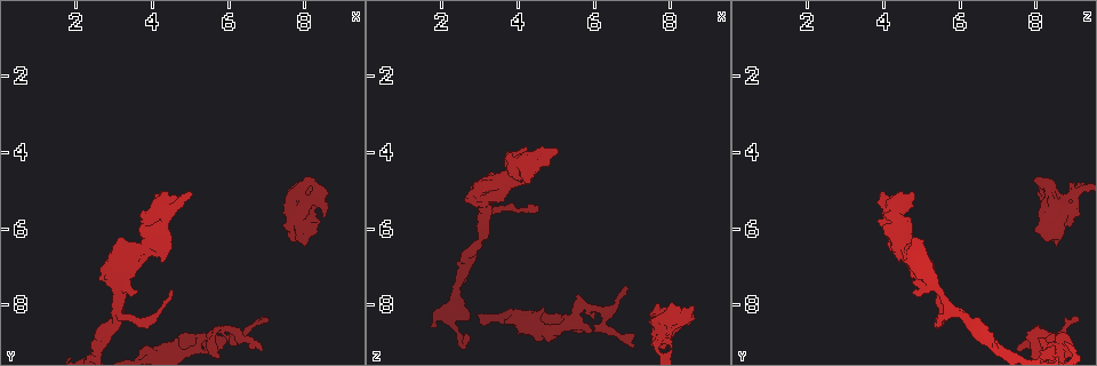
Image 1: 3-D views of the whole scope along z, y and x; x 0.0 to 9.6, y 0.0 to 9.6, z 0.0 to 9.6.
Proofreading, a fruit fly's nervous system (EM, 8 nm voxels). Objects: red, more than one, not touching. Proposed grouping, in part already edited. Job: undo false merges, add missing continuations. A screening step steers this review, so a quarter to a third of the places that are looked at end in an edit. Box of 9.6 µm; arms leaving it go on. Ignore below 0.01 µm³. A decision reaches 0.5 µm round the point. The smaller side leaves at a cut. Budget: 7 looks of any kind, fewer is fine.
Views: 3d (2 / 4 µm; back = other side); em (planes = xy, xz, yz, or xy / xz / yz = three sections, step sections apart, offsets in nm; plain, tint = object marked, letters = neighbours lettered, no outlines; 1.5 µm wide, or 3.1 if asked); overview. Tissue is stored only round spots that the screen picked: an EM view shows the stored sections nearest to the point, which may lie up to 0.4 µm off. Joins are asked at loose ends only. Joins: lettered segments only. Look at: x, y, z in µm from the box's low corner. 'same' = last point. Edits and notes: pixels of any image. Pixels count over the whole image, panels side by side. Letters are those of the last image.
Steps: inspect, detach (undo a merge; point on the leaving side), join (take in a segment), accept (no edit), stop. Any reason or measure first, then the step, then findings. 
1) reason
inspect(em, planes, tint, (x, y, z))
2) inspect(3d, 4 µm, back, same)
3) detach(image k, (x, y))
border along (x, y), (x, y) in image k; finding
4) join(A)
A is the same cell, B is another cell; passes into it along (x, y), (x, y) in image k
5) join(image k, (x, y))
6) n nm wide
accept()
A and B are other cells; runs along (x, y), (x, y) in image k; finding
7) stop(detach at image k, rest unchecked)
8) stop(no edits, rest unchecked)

branch stops here
inspect(3d, 4 µm, (2.60, 8.95, 8.75))

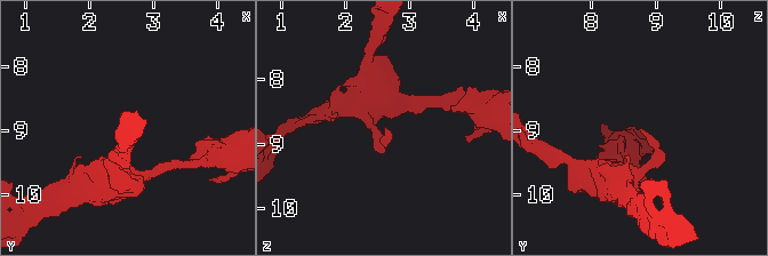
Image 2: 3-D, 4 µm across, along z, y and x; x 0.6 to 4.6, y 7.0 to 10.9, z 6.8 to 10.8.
inspect(em, xz, step 8, letters, (2.60, 8.95, 8.75))

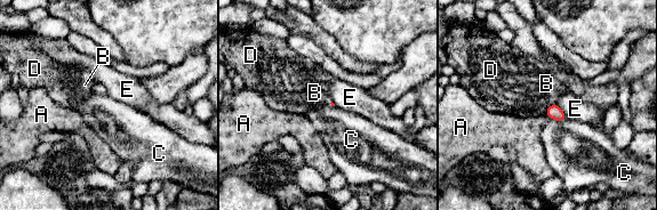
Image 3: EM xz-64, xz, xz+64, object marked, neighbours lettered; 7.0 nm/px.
accept()
A, B, C, D and E are other cells; border along (545, 114), (557, 120), (566, 118) in image 3; no lettered segment goes on from it

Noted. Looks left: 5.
four arms meet
inspect(3d, 2 µm, (5.35, 8.90, 8.45))

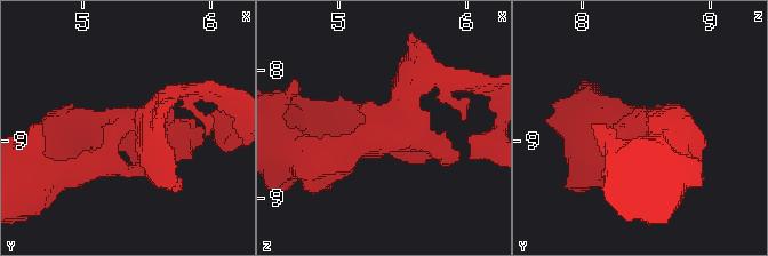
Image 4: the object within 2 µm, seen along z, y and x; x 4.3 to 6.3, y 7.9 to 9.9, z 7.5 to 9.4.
4 arms
inspect(em, planes, tint, (5.28, 8.88, 8.52))

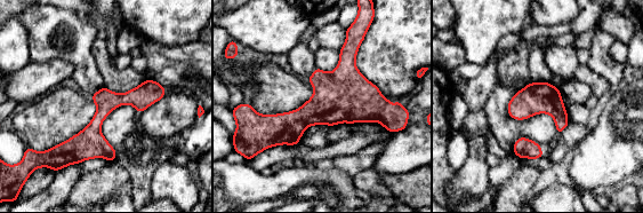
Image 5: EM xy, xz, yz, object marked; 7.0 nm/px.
inspect(em, planes, letters, same)

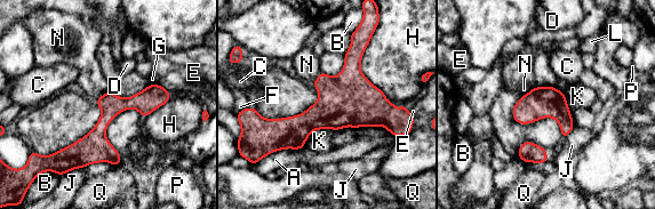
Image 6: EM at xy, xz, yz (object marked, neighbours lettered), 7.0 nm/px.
160 nm wide
accept()
A, B, C, D, E, F, G, H, J, K, L, N, P and Q are other cells; runs along (166, 94), (120, 104), (69, 160) in image 6; continuous, no second cell

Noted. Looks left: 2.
stop(no edits, rest unchecked)

